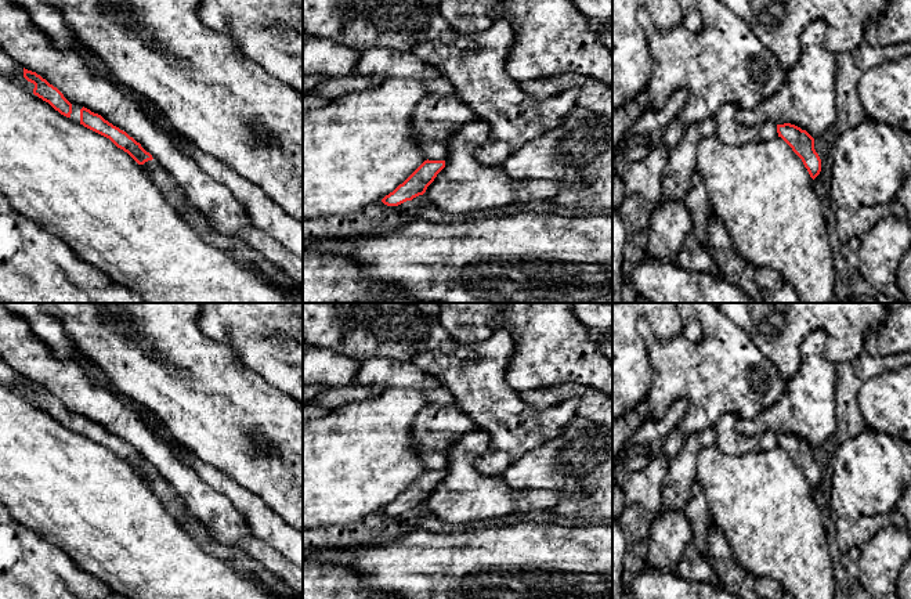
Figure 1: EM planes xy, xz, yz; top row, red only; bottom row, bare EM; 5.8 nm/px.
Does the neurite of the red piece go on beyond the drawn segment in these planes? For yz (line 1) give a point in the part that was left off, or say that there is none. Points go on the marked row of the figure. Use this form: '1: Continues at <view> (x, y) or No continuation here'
1: No continuation here

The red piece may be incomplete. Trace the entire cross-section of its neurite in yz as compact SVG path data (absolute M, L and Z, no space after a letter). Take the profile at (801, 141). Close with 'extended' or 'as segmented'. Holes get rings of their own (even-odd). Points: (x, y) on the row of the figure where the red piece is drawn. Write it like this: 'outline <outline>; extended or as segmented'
outline M791 123L777 125L777 133L802 159L814 180L821 172L821 159L814 149L814 138L806 130Z; as segmented

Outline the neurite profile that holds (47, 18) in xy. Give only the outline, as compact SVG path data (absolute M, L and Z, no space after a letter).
M10 0L15 6L24 8L35 26L43 32L54 44L61 50L71 50L79 54L98 76L105 76L115 84L120 82L115 77L111 68L95 53L90 51L83 44L72 29L64 21L64 12L57 6L50 4L47 0Z

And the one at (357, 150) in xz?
M390 77L373 89L347 94L333 100L323 108L317 108L303 113L303 220L315 219L319 216L346 216L361 210L362 208L382 201L386 195L393 192L400 184L402 184L427 158L419 149L419 142L415 137L412 127L412 115L416 105L429 95L424 82Z

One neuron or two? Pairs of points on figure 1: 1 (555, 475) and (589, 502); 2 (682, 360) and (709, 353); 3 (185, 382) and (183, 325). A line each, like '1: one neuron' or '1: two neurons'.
1: one neuron
2: one neuron
3: one neuron

